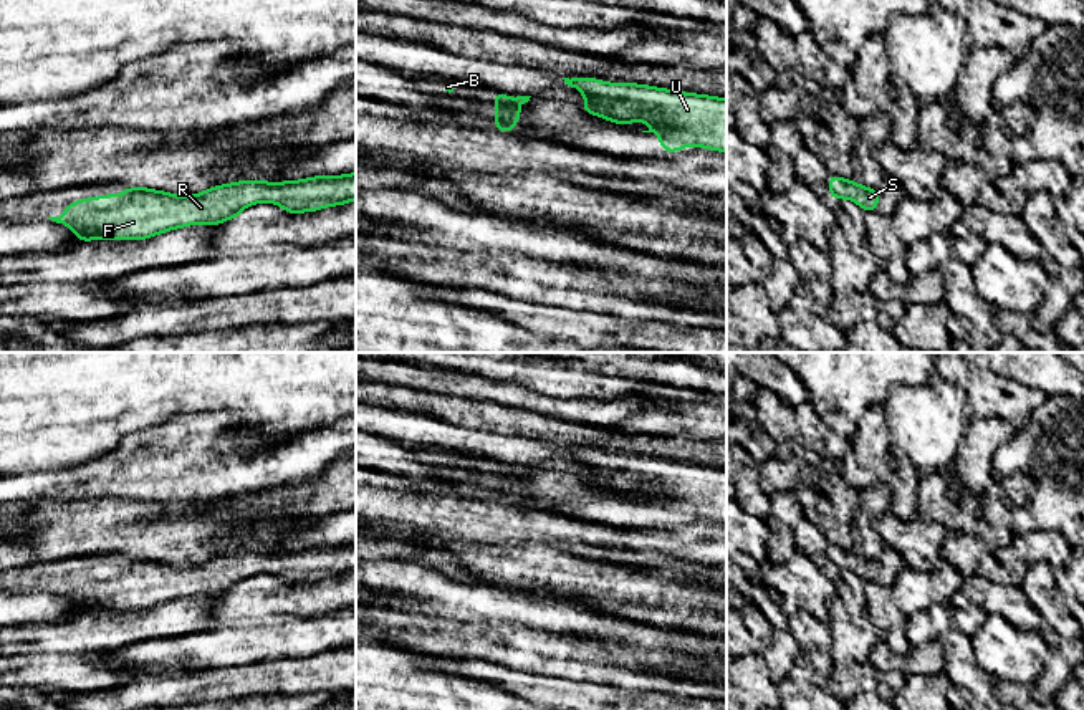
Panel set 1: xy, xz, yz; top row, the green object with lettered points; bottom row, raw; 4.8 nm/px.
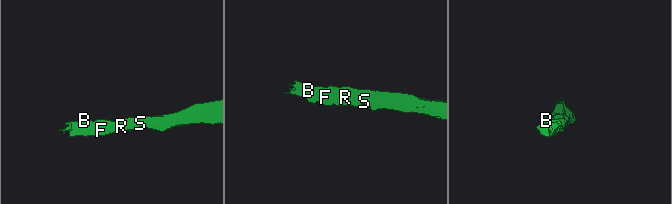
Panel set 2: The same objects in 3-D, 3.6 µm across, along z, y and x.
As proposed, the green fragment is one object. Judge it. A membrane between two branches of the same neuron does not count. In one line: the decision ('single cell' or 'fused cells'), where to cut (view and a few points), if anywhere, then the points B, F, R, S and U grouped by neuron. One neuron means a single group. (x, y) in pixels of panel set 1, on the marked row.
single cell; cut none; groups B F R S U

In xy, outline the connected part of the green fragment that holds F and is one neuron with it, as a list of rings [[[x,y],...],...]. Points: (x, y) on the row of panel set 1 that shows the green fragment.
[[[356,172],[286,182],[238,180],[185,197],[147,187],[124,187],[122,195],[86,197],[68,204],[61,217],[48,218],[71,227],[79,242],[147,240],[187,225],[215,227],[260,202],[278,204],[286,213],[301,213],[353,200]]]

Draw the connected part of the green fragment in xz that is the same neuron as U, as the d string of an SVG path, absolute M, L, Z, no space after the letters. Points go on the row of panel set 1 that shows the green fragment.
M596 78L563 79L588 98L581 111L612 124L644 121L650 129L642 132L657 132L665 154L693 146L727 152L727 98Z

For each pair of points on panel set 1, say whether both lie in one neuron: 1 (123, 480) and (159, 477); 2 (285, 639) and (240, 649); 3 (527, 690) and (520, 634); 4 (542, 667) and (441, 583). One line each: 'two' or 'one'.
1: one
2: one
3: two
4: one

